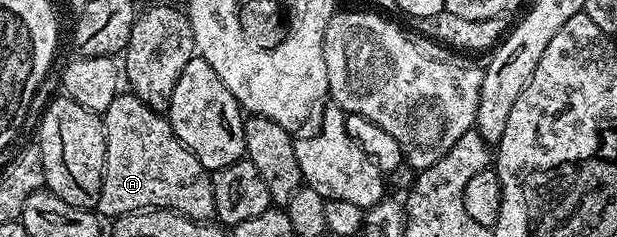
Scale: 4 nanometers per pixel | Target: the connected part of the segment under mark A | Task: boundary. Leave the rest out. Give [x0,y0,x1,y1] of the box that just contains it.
[96,93,215,221]

